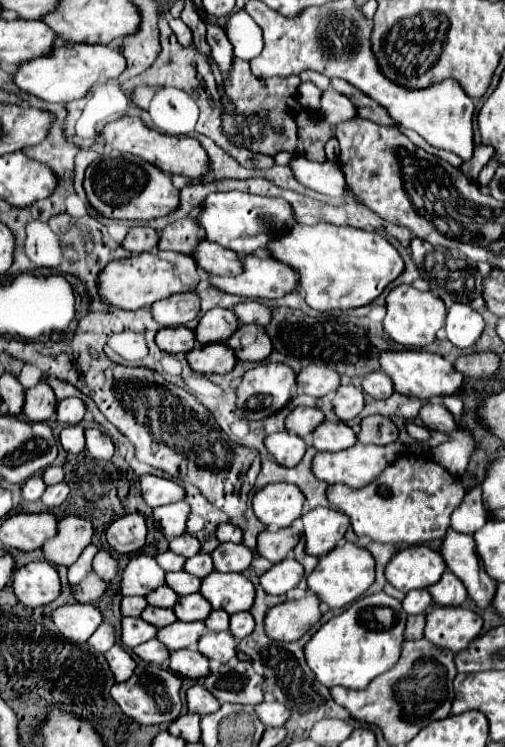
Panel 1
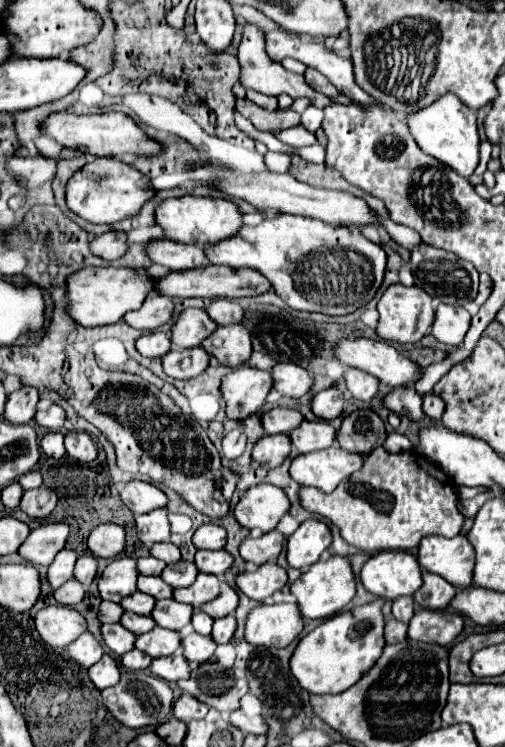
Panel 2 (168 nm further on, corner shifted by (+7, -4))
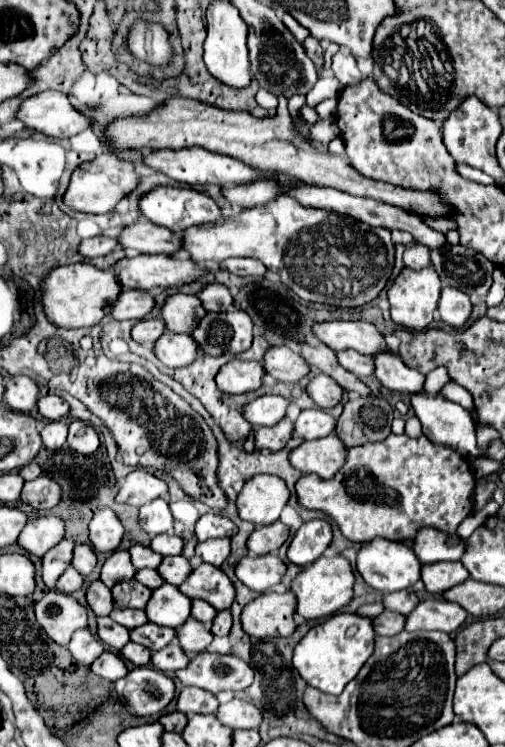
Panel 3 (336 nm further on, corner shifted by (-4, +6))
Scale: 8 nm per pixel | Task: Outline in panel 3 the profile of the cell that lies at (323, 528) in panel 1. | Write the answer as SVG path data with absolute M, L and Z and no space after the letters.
M314 518L310 522L304 522L290 542L288 560L298 566L308 566L322 556L322 552L330 546L330 542L332 542L332 526L328 520Z

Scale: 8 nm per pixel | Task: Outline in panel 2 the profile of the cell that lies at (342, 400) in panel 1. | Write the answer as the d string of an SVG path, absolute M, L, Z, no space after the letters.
M327 388L321 390L313 400L311 400L311 410L317 418L337 418L343 412L343 394L339 388Z

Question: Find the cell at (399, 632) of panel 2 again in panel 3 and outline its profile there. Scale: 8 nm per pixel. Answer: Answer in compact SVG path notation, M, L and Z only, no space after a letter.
M386 610L374 618L374 630L380 636L400 634L404 630L404 624L406 624L406 616L398 614L398 612L390 612L390 610Z

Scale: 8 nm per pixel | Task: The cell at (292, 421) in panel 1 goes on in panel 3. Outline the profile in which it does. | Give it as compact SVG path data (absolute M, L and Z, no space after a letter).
M260 396L248 406L244 406L244 418L248 418L254 428L276 426L286 416L290 404L292 400L284 396Z

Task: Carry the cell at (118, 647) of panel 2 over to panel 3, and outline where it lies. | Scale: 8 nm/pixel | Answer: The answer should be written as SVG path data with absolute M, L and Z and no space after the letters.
M110 616L98 618L98 636L104 644L108 644L114 650L122 650L130 642L130 630L114 622Z

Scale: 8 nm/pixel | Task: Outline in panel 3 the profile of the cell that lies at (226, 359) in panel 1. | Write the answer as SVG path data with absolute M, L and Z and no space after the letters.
M164 332L154 348L158 360L170 368L190 366L198 356L200 348L190 334L172 334Z

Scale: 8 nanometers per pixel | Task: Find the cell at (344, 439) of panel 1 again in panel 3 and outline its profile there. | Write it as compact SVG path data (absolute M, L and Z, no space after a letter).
M320 408L302 410L298 420L294 422L294 428L304 440L318 440L336 430L336 420L326 410Z

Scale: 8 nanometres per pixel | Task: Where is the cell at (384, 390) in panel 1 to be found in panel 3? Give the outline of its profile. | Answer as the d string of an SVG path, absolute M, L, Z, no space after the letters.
M356 350L338 352L338 360L340 360L340 364L342 364L348 372L356 374L360 380L370 378L370 376L374 374L374 368L376 368L376 366L374 366L374 356L364 356L364 354L356 352Z

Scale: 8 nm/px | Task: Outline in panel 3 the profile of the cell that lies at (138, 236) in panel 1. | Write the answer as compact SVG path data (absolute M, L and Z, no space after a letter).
M94 236L88 240L82 240L80 244L80 254L88 256L88 258L96 258L96 256L104 256L110 254L116 246L120 246L118 238L106 238L106 236Z

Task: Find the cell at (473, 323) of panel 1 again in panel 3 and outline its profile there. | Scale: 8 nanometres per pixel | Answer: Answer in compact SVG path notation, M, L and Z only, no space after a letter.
M442 288L442 296L438 302L438 312L442 322L452 328L464 328L472 314L472 302L468 294L452 288Z

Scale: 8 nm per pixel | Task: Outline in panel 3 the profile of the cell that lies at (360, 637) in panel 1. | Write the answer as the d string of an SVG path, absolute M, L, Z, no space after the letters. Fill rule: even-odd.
M338 612L330 616L328 620L320 622L316 628L312 628L296 646L294 650L294 666L300 672L300 676L314 688L326 692L326 694L340 694L344 686L360 672L364 662L372 656L374 652L374 624L372 618L360 616L360 614L348 614L348 612ZM350 626L356 626L358 632L348 638L346 630Z

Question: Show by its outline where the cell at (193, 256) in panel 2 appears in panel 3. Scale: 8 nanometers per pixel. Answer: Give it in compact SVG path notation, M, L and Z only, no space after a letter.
M140 218L136 224L126 226L118 236L120 244L134 254L168 254L182 250L184 238L164 226L152 224L146 218Z

